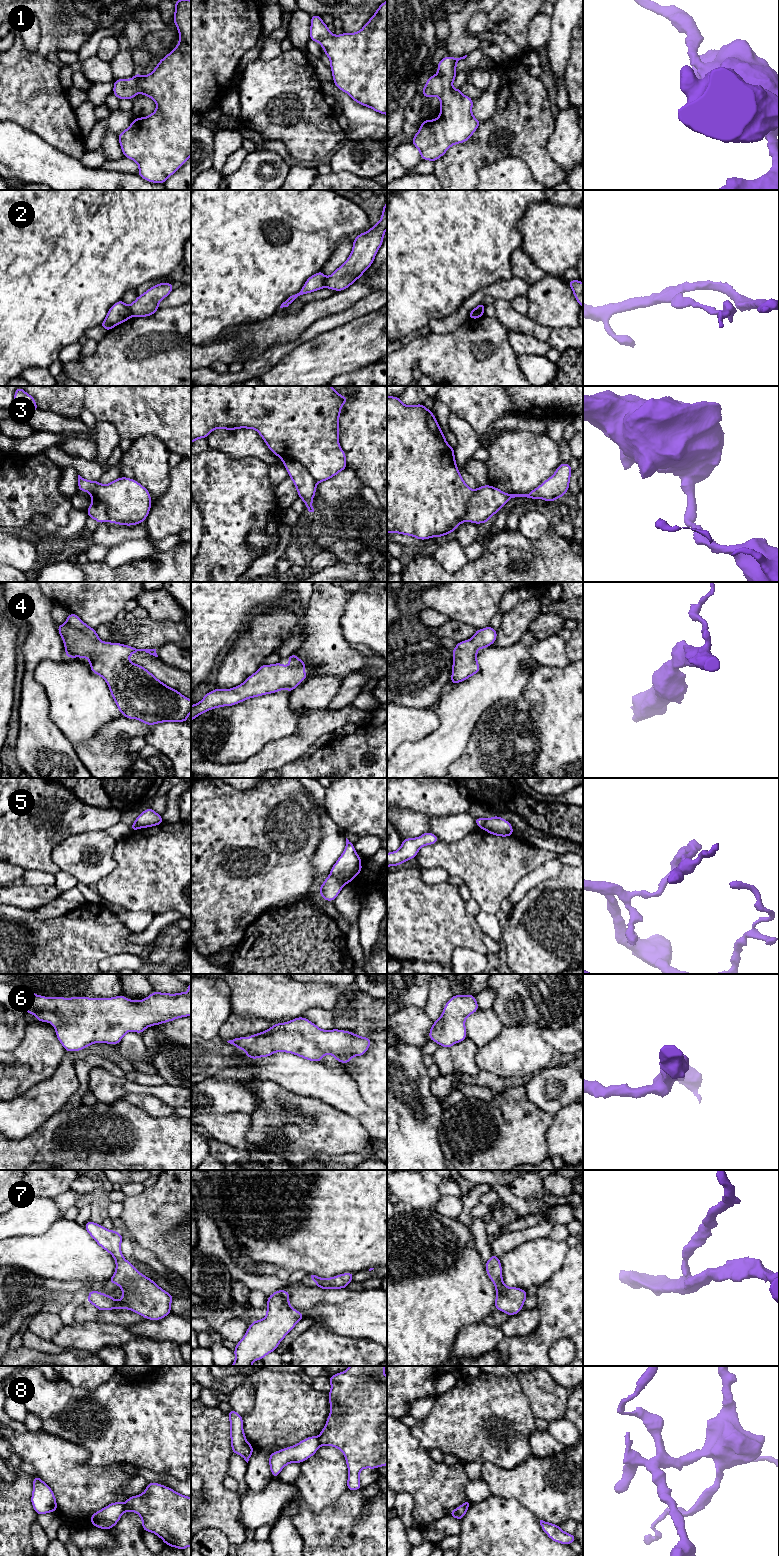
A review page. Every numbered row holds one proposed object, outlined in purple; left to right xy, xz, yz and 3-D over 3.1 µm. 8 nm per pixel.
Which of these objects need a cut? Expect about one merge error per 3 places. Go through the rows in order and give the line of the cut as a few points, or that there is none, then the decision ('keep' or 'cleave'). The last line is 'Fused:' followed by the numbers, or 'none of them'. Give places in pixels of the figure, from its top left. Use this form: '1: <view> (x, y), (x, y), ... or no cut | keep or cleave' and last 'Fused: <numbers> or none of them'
1: no cut | keep
2: xy (128, 306), (133, 315) | cleave
3: xz (283, 461), (295, 460), (299, 462), (317, 482) | cleave
4: no cut | keep
5: xz (330, 873), (343, 885) | cleave
6: no cut | keep
7: no cut | keep
8: xy (123, 1503), (125, 1510) | cleave
Fused: 2, 3, 5, 8

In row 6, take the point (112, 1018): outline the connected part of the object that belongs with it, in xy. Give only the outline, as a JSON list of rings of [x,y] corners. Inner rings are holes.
[[[191,983],[189,992],[176,994],[154,991],[143,1000],[129,1000],[123,995],[112,998],[45,997],[17,988],[25,1007],[25,1014],[32,1013],[38,1021],[52,1023],[59,1042],[67,1052],[80,1051],[93,1043],[119,1044],[129,1032],[142,1032],[153,1025],[191,1016]]]

